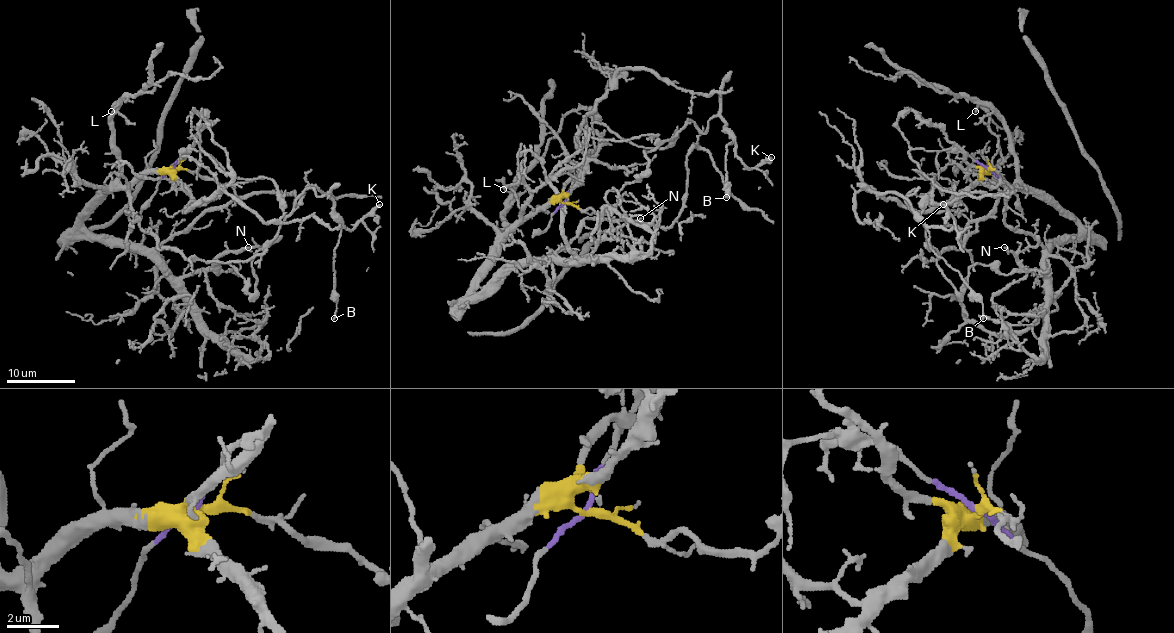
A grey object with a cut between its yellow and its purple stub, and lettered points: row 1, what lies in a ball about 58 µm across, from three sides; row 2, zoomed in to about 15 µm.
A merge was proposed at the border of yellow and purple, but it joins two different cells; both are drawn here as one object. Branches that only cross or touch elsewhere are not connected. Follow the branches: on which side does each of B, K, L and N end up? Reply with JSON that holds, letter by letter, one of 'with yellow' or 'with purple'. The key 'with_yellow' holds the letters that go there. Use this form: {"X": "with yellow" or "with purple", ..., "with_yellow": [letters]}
{"B": "with purple", "K": "with purple", "L": "with yellow", "N": "with yellow", "with_yellow": ["L", "N"]}

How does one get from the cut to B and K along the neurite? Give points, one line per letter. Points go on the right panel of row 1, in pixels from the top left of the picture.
B: (989, 169), (963, 151), (911, 148), (932, 195), (918, 215), (906, 198), (918, 188), (903, 196), (984, 319)
K: (989, 169), (911, 148), (932, 195), (918, 215), (918, 188), (903, 196), (946, 229), (942, 205)

